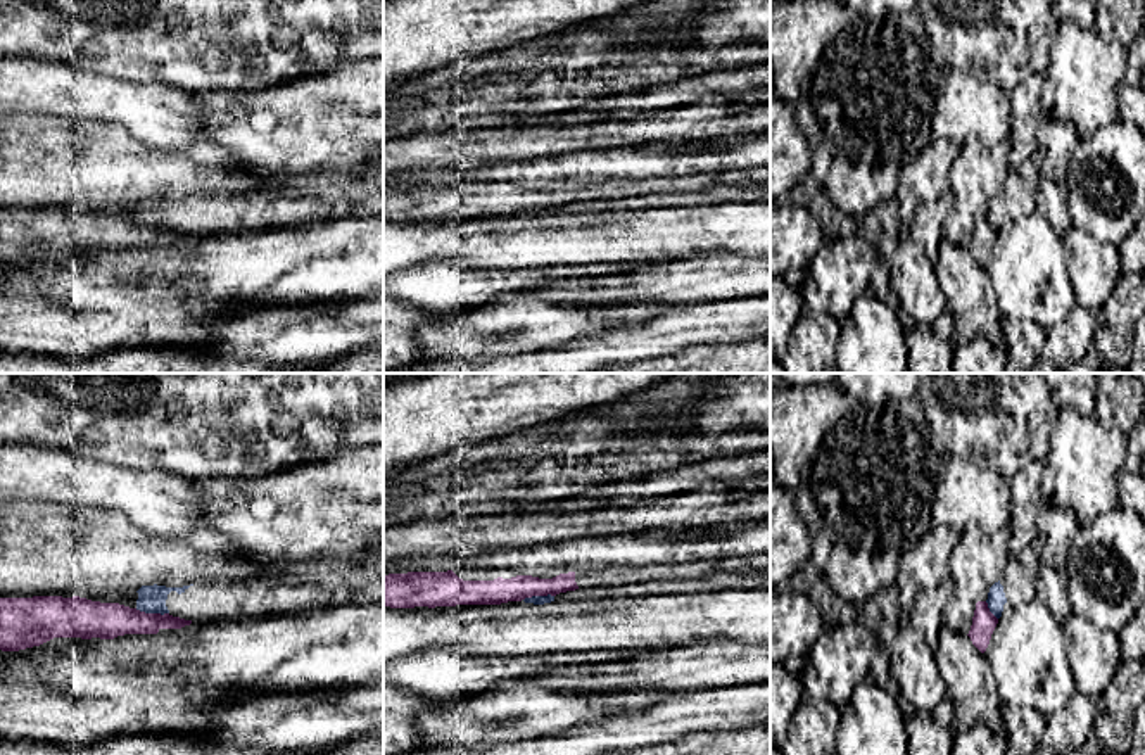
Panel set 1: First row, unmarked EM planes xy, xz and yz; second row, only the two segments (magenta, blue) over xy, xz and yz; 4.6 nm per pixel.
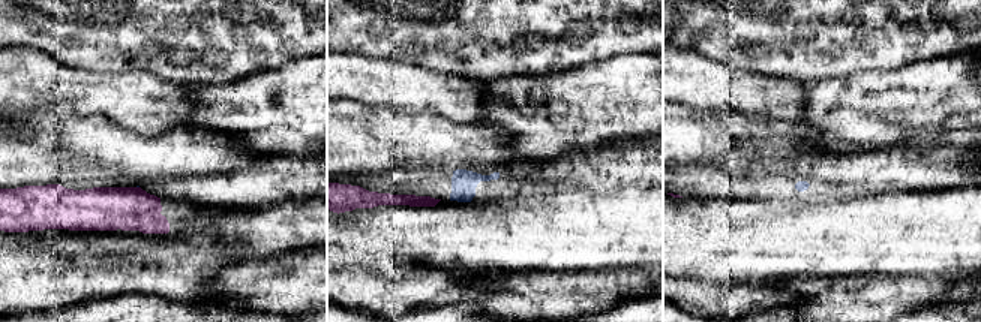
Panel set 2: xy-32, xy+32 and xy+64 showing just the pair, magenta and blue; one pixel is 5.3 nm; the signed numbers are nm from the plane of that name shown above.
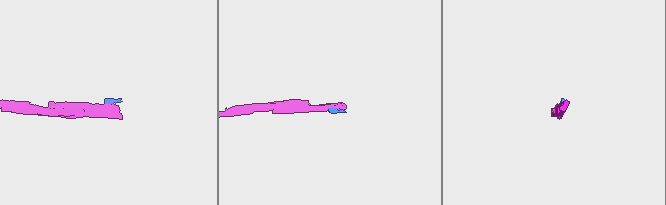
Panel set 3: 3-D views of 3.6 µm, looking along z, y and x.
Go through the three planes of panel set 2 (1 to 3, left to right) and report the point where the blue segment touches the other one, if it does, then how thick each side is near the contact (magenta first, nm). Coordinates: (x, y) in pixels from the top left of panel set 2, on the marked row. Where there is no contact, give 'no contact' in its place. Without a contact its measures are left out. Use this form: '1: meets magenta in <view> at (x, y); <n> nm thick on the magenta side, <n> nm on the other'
1: no contact
2: no contact
3: no contact

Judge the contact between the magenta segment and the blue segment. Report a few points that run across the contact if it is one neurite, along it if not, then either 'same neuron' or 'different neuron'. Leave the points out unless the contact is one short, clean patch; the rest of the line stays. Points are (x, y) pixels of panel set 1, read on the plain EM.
line xy (135, 222), (168, 227); different neuron

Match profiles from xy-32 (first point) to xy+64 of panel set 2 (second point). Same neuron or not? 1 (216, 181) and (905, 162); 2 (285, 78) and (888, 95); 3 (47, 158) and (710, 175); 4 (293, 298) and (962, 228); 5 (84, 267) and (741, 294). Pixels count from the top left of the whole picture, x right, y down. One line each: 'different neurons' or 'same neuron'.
1: same neuron
2: same neuron
3: different neurons
4: different neurons
5: same neuron

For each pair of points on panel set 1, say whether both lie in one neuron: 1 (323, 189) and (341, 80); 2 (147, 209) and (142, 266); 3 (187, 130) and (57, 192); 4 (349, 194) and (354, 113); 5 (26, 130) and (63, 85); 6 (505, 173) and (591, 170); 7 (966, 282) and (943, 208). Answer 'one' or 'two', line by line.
1: two
2: two
3: two
4: two
5: two
6: one
7: two

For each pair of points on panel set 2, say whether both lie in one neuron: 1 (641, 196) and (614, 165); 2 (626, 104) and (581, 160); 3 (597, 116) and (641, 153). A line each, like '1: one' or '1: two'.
1: two
2: two
3: two

